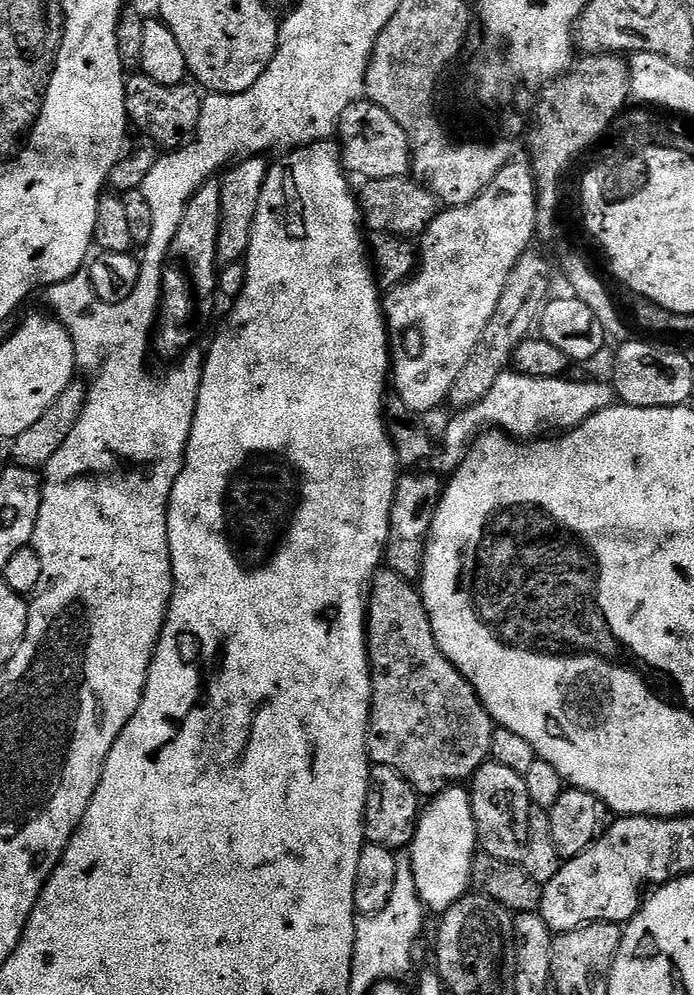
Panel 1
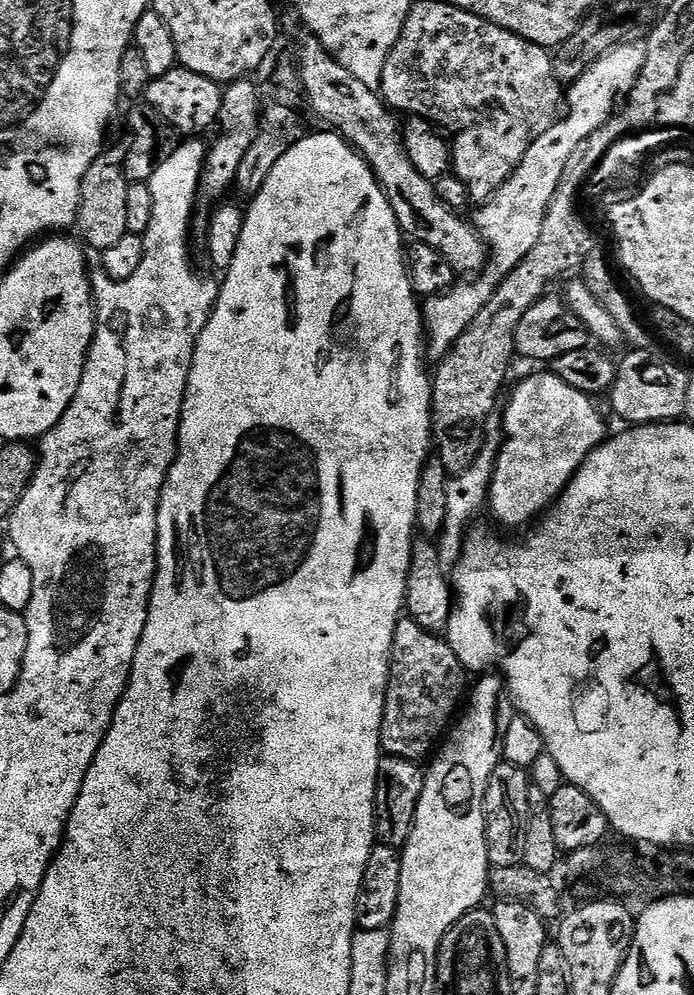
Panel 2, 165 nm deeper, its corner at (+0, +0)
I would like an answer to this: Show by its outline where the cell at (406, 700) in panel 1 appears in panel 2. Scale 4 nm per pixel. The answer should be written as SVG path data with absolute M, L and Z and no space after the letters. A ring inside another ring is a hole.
M411 618L399 620L392 643L392 665L388 671L388 689L380 727L381 749L389 756L417 762L423 761L423 756L431 757L465 699L464 676L464 664L443 635L428 632Z

